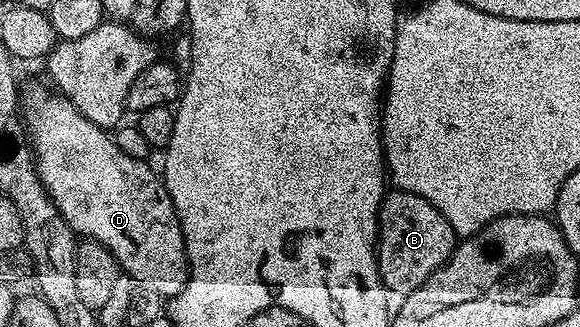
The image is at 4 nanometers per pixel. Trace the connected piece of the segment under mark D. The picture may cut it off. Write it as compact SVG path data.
M28 85L25 89L23 86L18 93L18 109L36 158L36 170L46 191L52 196L52 202L73 233L105 245L121 270L133 281L150 286L165 299L177 297L182 287L186 287L190 266L184 246L184 232L161 174L157 170L155 173L147 160L139 161L126 155L109 130L90 123L90 119L82 115L82 111L78 111L70 99L63 97L55 88L44 85Z

